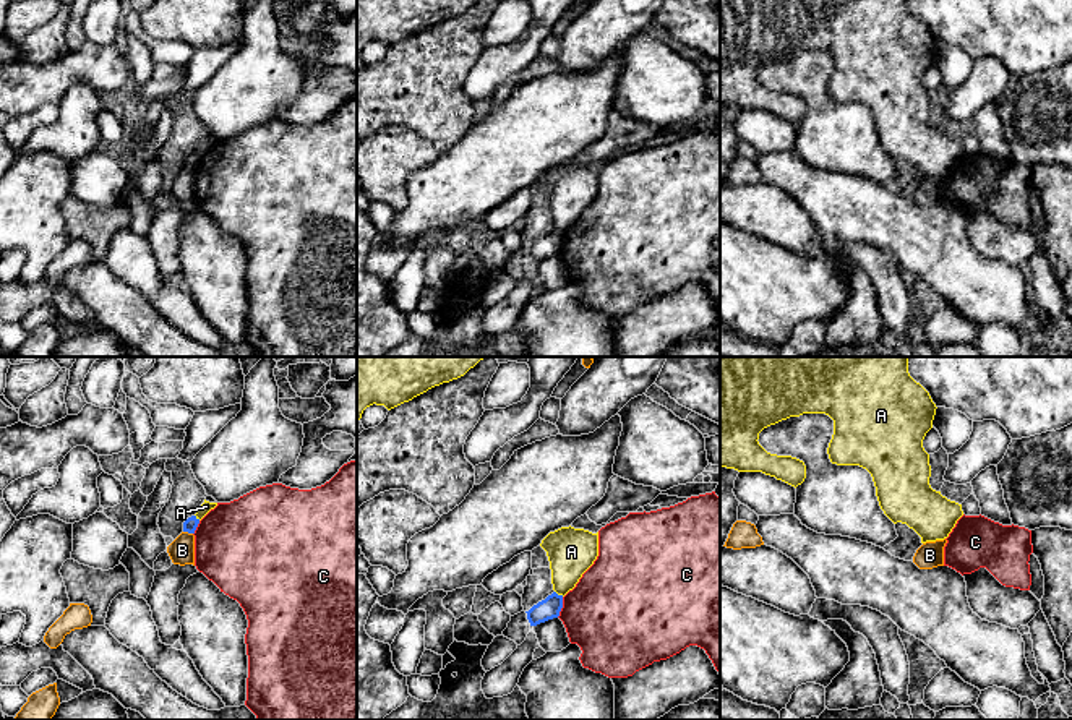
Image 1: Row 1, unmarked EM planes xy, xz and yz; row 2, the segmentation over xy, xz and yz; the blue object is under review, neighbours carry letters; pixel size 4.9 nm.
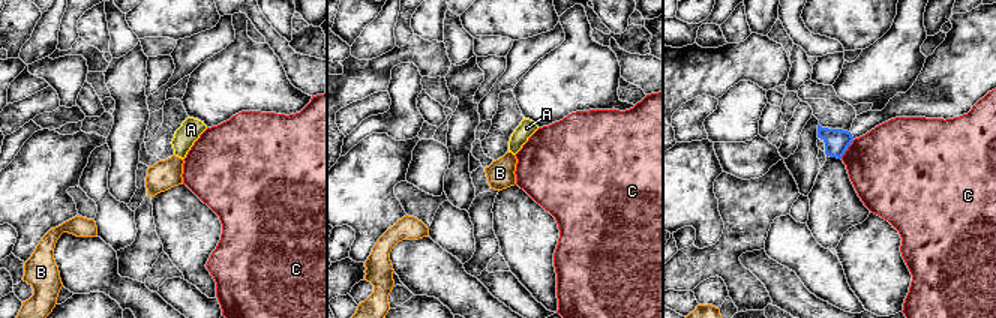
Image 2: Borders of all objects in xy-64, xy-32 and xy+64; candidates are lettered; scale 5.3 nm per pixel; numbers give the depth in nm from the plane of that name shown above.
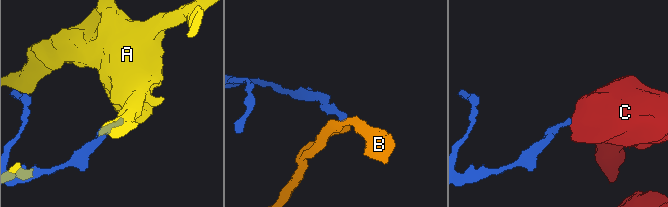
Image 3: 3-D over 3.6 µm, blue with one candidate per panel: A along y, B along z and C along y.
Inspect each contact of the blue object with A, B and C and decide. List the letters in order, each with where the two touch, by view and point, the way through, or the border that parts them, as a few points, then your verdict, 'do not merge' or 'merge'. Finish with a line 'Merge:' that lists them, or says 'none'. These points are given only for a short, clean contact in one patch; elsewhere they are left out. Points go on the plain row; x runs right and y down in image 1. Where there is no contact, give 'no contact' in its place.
A: xz (560, 232) | along xz (555, 227), (563, 232) | do not merge
B: xy (188, 169) | along xy (184, 167), (192, 171) | do not merge
C: xz (561, 244) | along xz (563, 234), (563, 244), (557, 253) | do not merge
Merge: none

